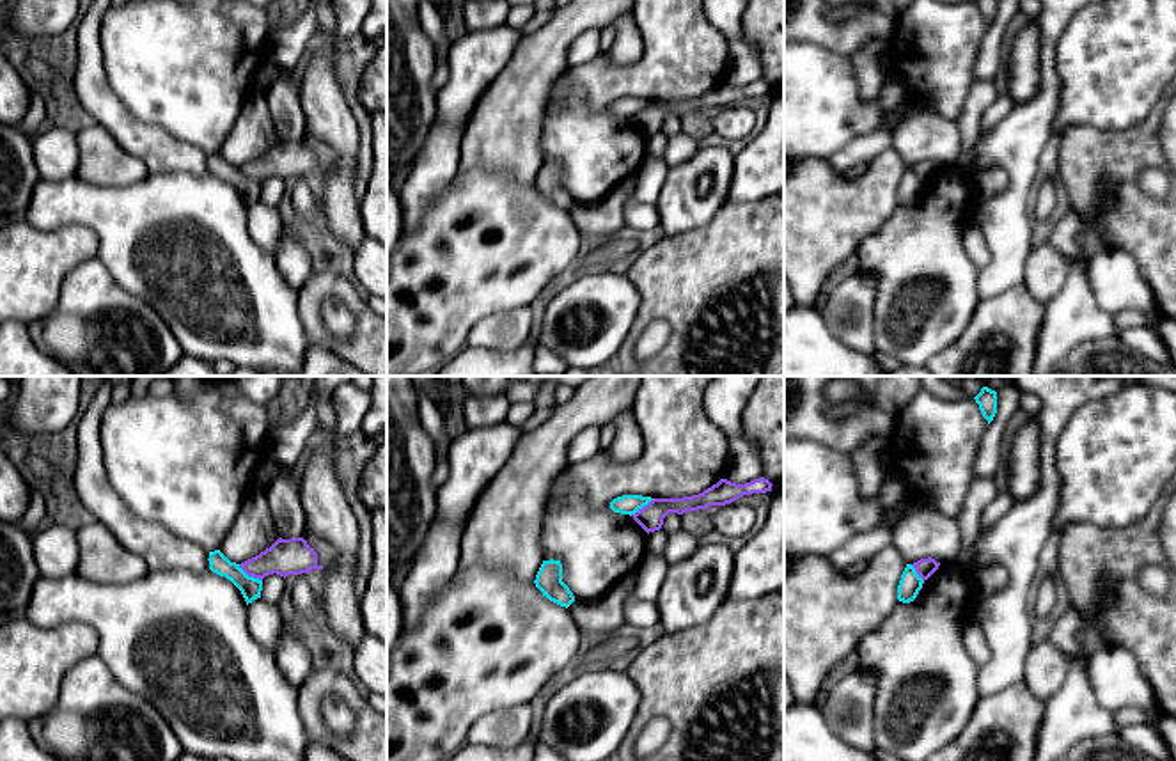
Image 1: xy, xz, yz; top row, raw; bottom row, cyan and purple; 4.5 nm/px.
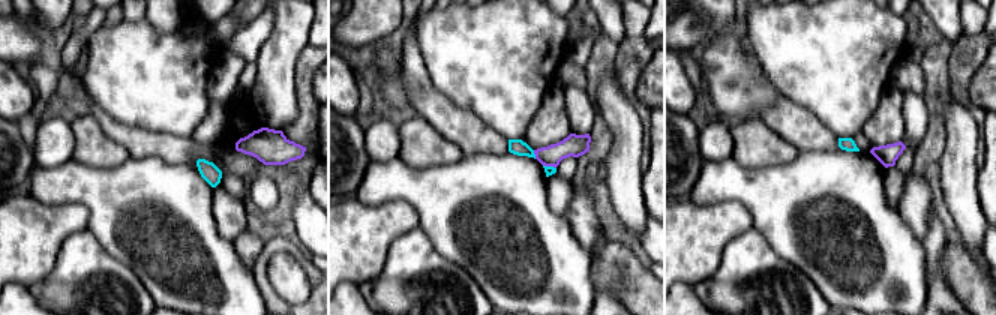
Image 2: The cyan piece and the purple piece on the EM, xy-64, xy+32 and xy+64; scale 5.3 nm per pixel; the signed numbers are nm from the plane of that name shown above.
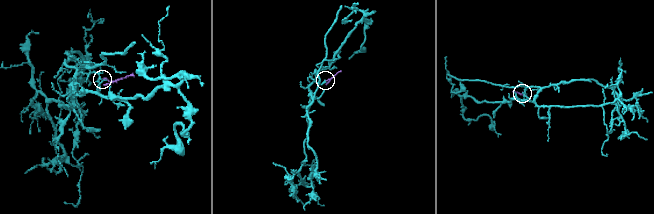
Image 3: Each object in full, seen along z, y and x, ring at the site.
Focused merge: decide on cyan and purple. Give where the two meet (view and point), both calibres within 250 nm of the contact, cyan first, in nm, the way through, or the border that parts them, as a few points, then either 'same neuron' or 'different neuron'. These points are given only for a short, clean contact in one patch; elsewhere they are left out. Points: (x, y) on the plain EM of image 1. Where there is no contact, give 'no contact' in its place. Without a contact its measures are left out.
xy (250, 180) | 100/160 nm | along xy (238, 167), (249, 178), (261, 183) | different neuron

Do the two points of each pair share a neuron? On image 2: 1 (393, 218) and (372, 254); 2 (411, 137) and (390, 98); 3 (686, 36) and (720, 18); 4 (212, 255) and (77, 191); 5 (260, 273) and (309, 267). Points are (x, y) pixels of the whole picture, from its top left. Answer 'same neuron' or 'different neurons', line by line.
1: same neuron
2: different neurons
3: same neuron
4: same neuron
5: same neuron

